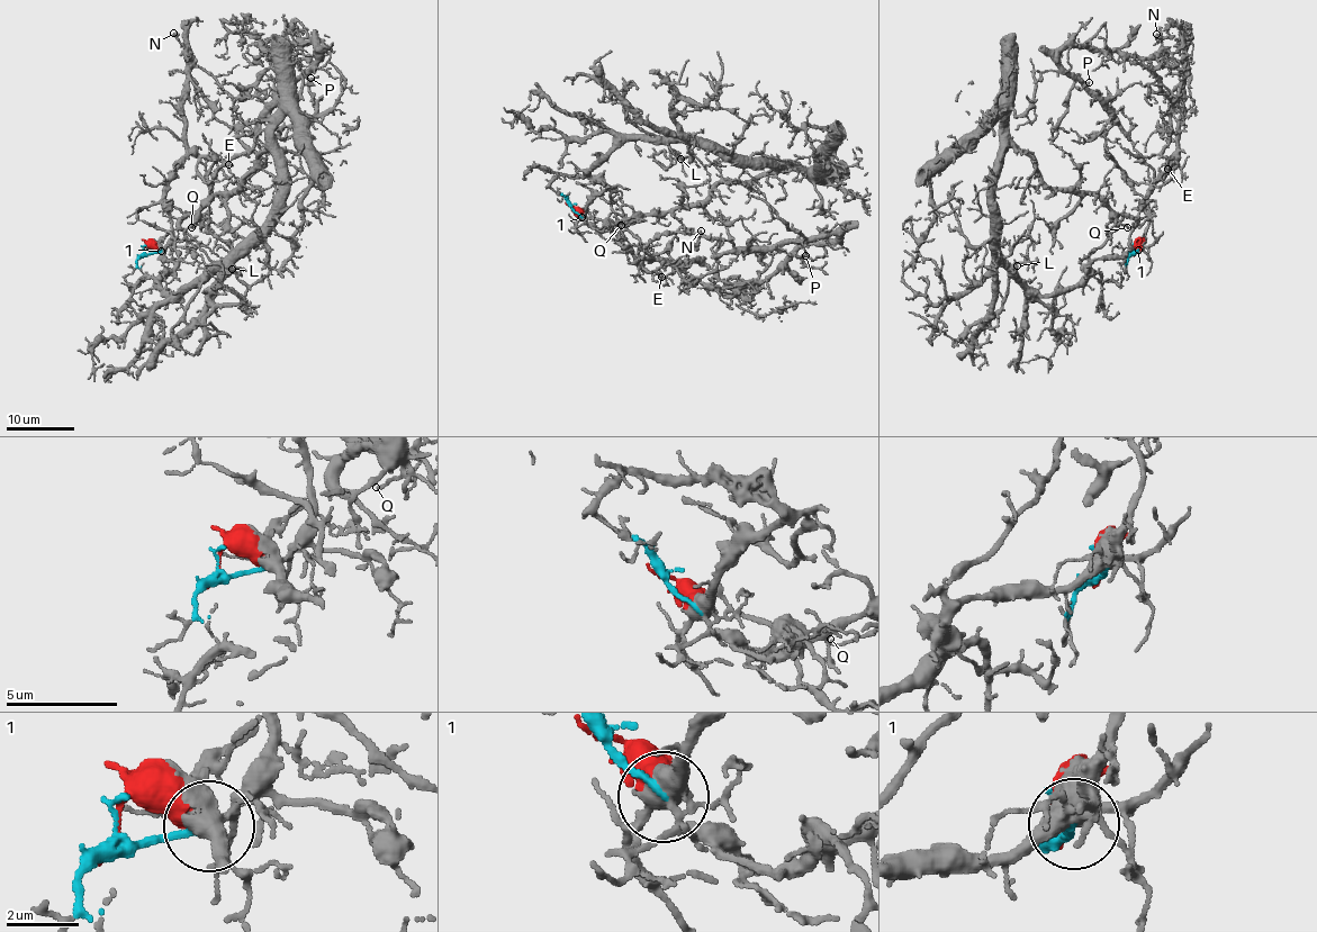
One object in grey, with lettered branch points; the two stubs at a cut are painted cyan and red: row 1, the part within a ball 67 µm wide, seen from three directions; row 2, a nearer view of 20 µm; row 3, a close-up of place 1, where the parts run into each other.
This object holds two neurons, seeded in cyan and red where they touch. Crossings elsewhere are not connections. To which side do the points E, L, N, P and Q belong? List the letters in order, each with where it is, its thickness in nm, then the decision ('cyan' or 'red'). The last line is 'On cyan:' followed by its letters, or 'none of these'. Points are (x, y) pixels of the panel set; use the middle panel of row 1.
E: (661, 277) | 130 nm | cyan
L: (680, 159) | 240 nm | red
N: (701, 231) | 150 nm | cyan
P: (805, 255) | 160 nm | red
Q: (621, 225) | 140 nm | red
On cyan: E, N

